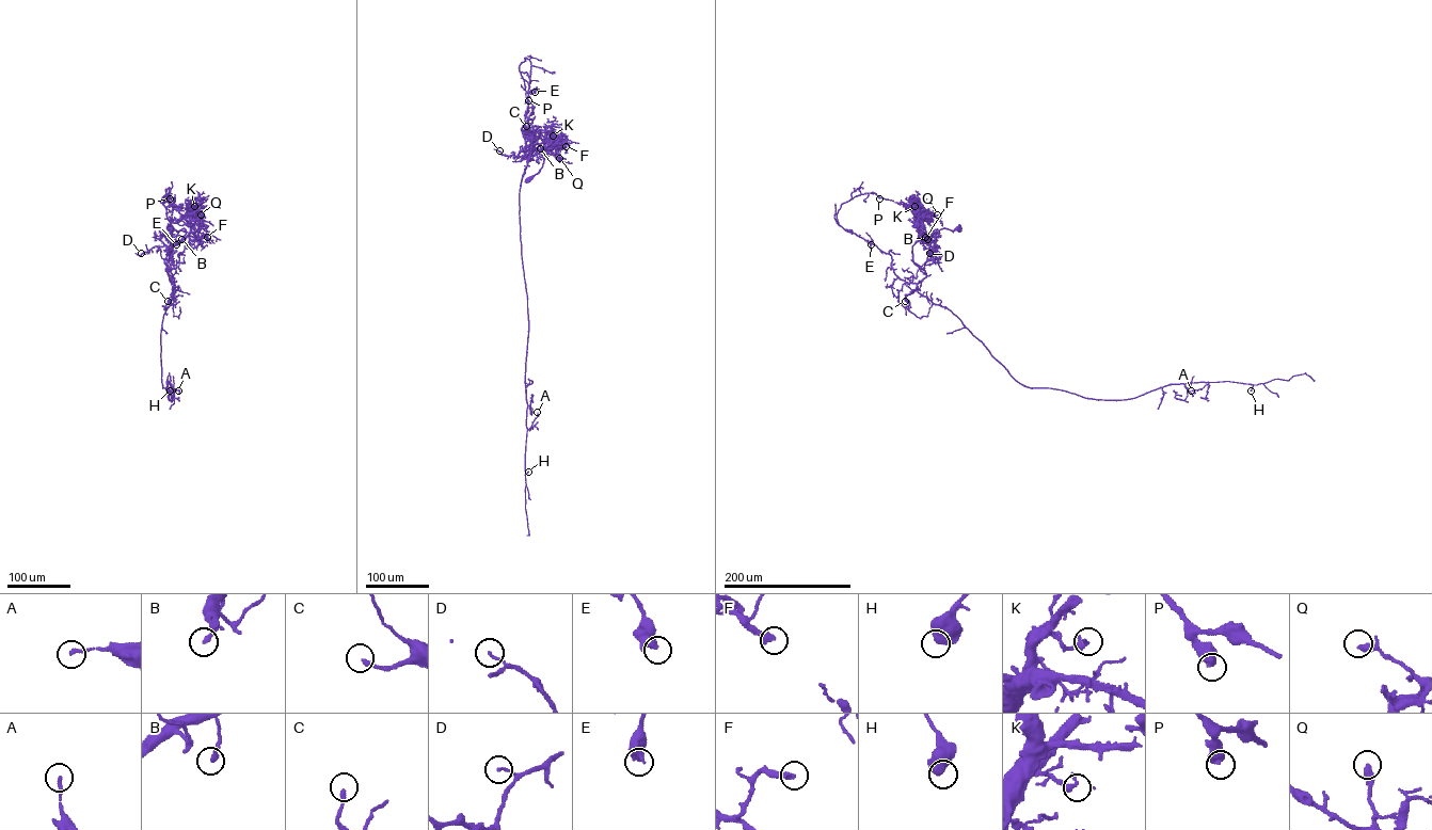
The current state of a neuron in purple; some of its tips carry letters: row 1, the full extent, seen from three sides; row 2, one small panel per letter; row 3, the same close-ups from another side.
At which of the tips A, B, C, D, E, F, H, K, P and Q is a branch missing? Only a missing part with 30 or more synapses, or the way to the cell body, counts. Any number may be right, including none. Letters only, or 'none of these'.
none of these

